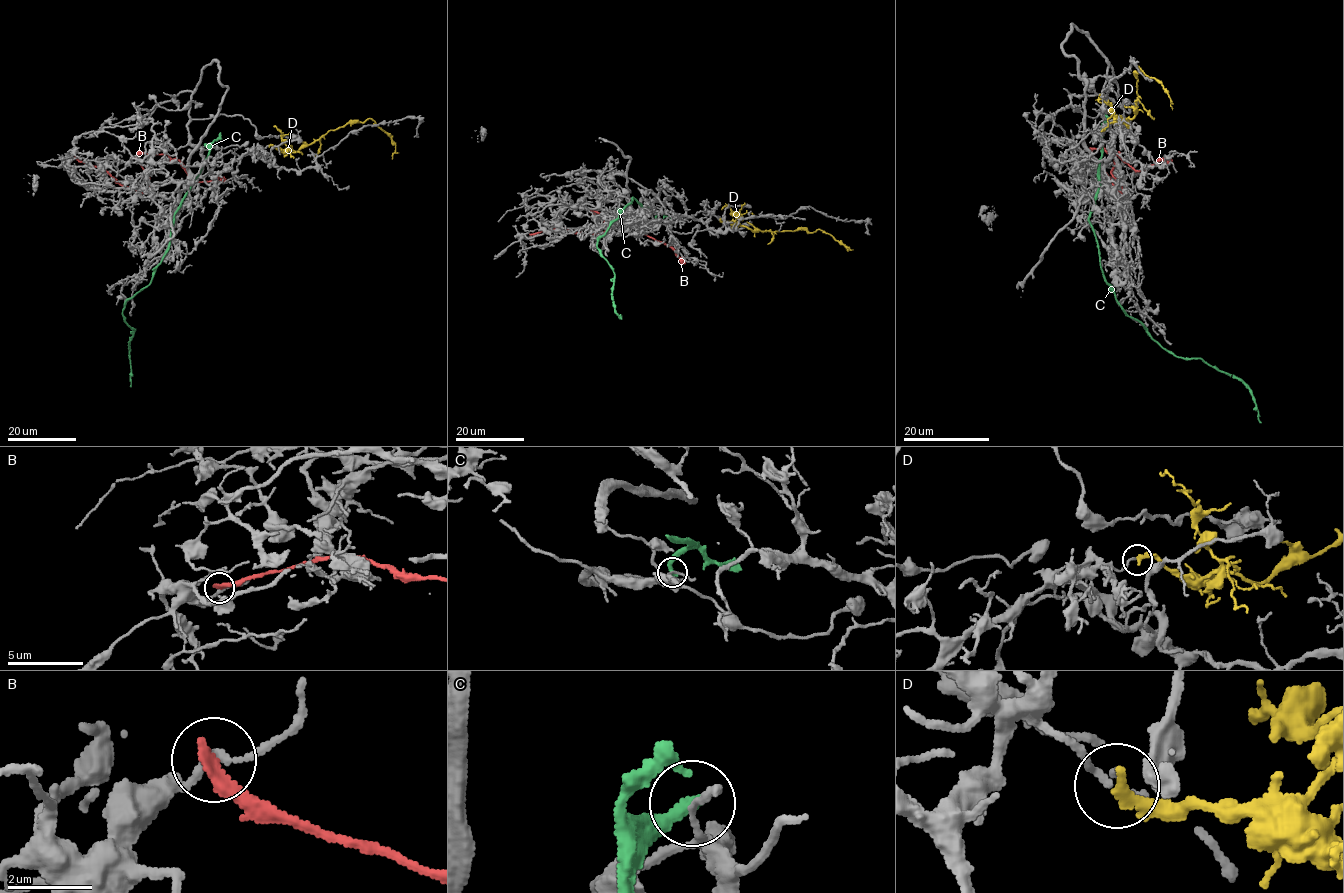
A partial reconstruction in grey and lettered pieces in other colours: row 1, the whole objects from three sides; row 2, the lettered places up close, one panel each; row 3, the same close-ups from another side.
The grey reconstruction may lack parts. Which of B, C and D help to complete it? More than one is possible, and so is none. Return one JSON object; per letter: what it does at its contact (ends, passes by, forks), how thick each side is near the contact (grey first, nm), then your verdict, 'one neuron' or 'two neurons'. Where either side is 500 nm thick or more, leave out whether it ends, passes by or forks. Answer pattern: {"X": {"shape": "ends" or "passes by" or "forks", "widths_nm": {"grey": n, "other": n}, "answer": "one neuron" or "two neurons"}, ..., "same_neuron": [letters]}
{"B": {"shape": "ends", "widths_nm": {"grey": 170, "other": 280}, "answer": "two neurons"}, "C": {"shape": "ends", "widths_nm": {"grey": 110, "other": 320}, "answer": "two neurons"}, "D": {"shape": "ends", "widths_nm": {"grey": 90, "other": 280}, "answer": "one neuron"}, "same_neuron": ["D"]}

